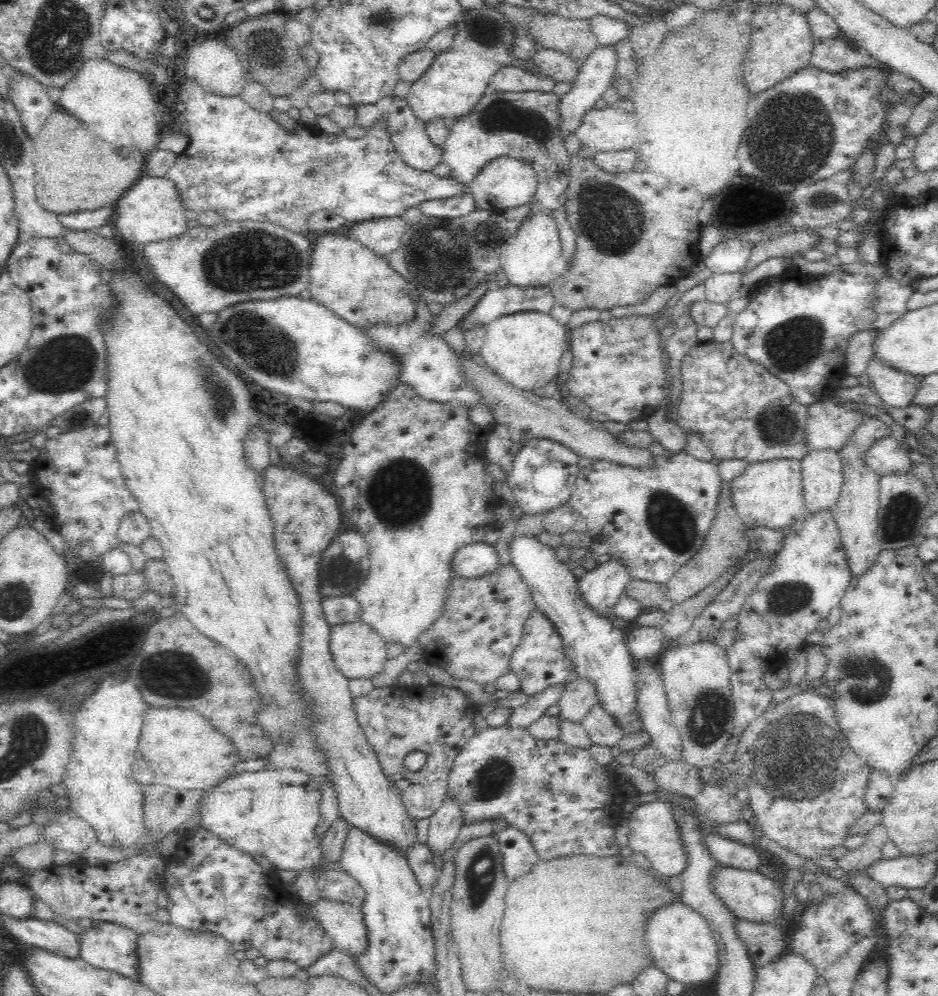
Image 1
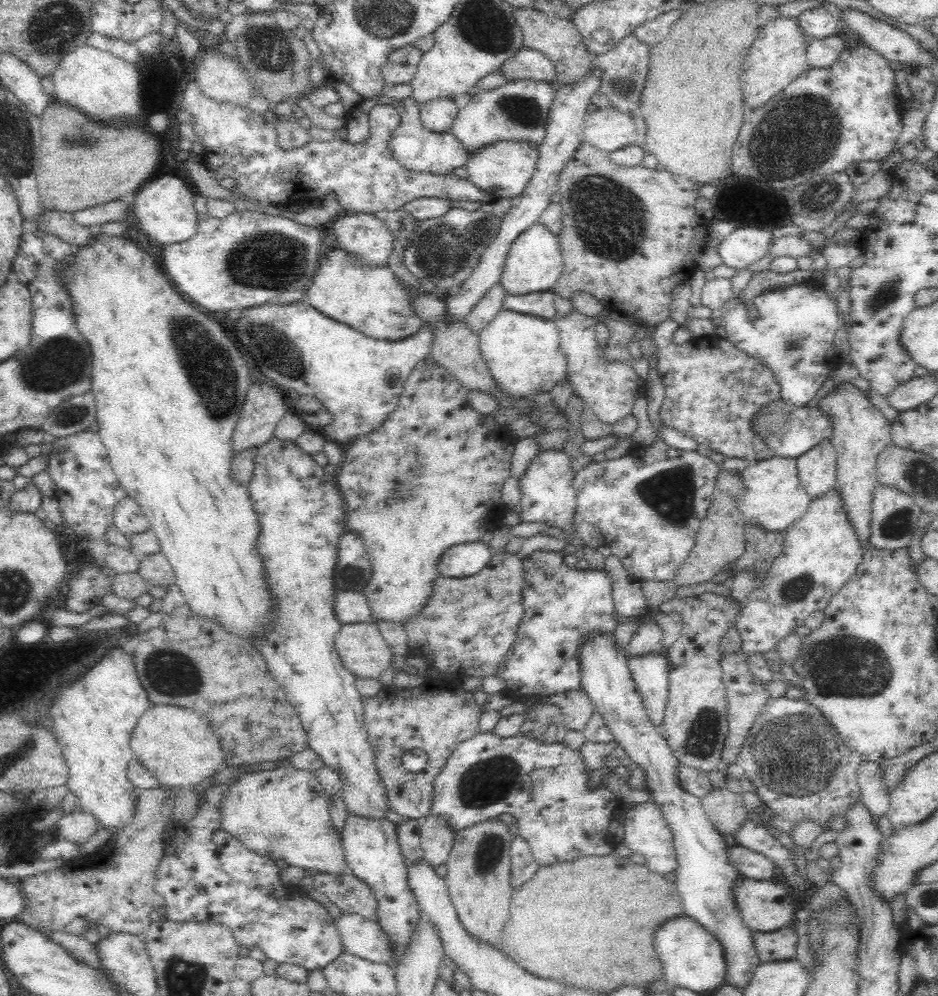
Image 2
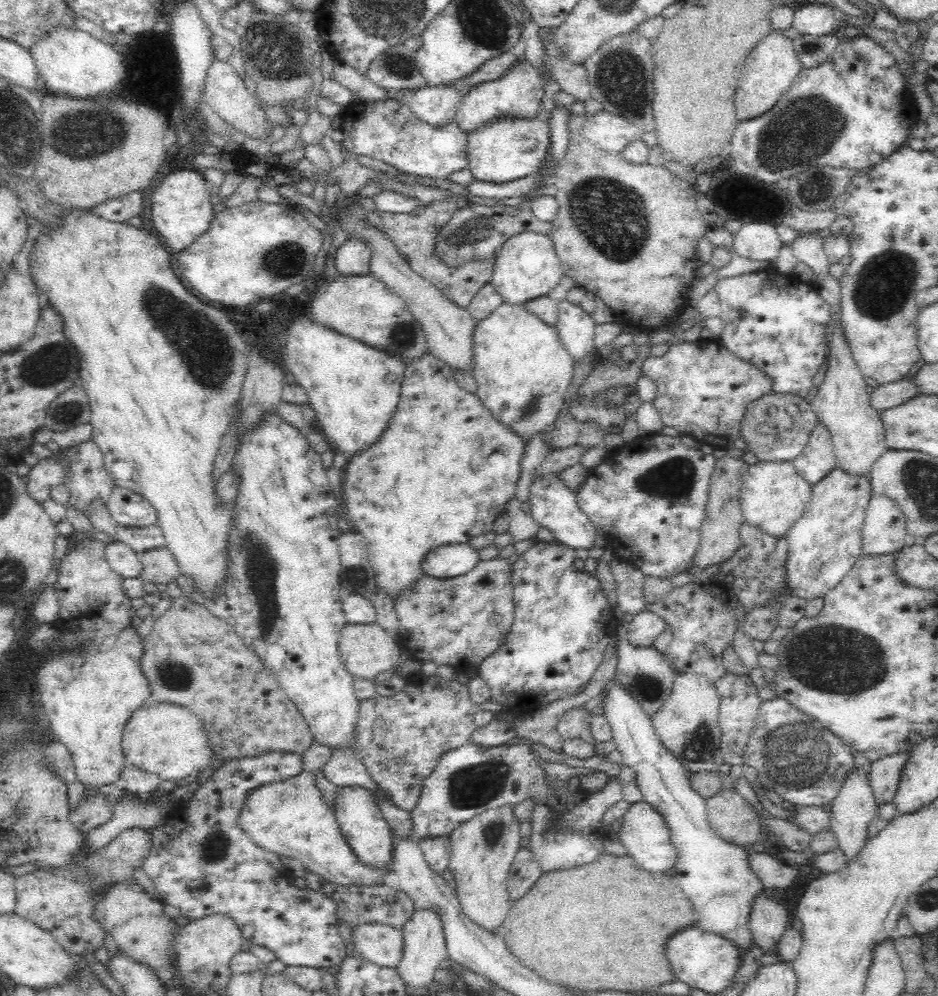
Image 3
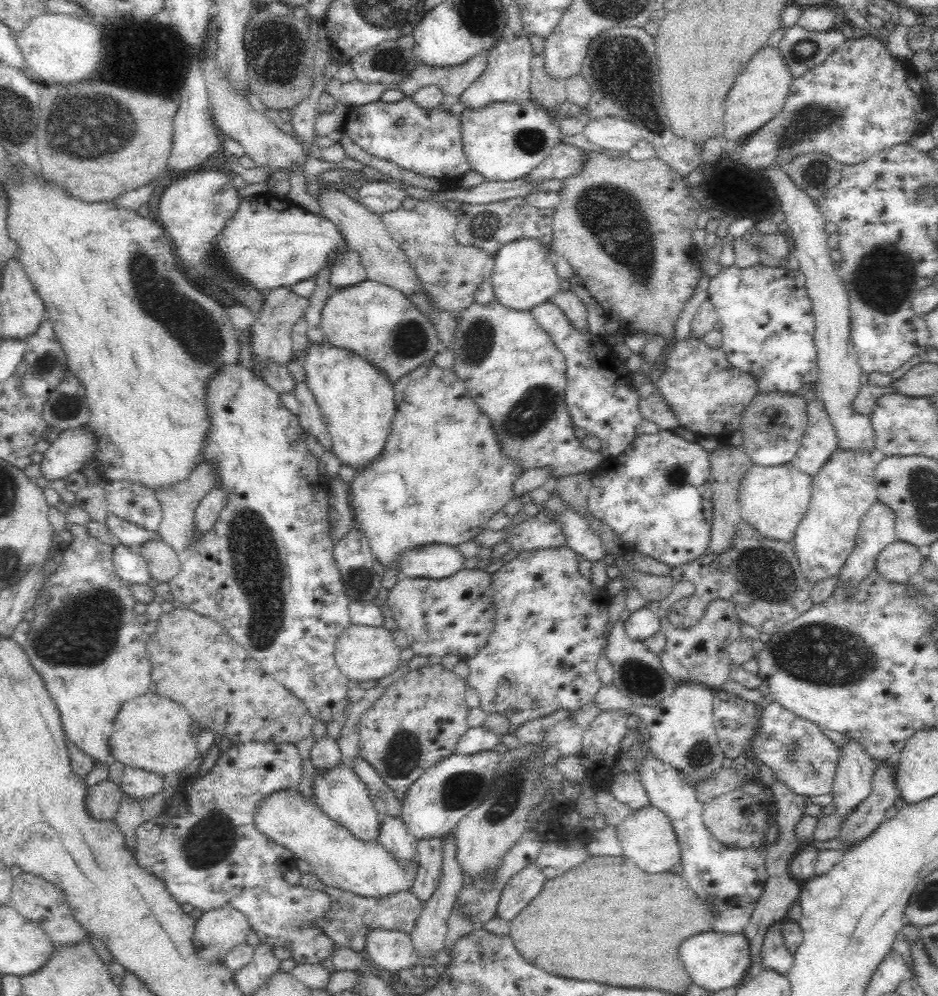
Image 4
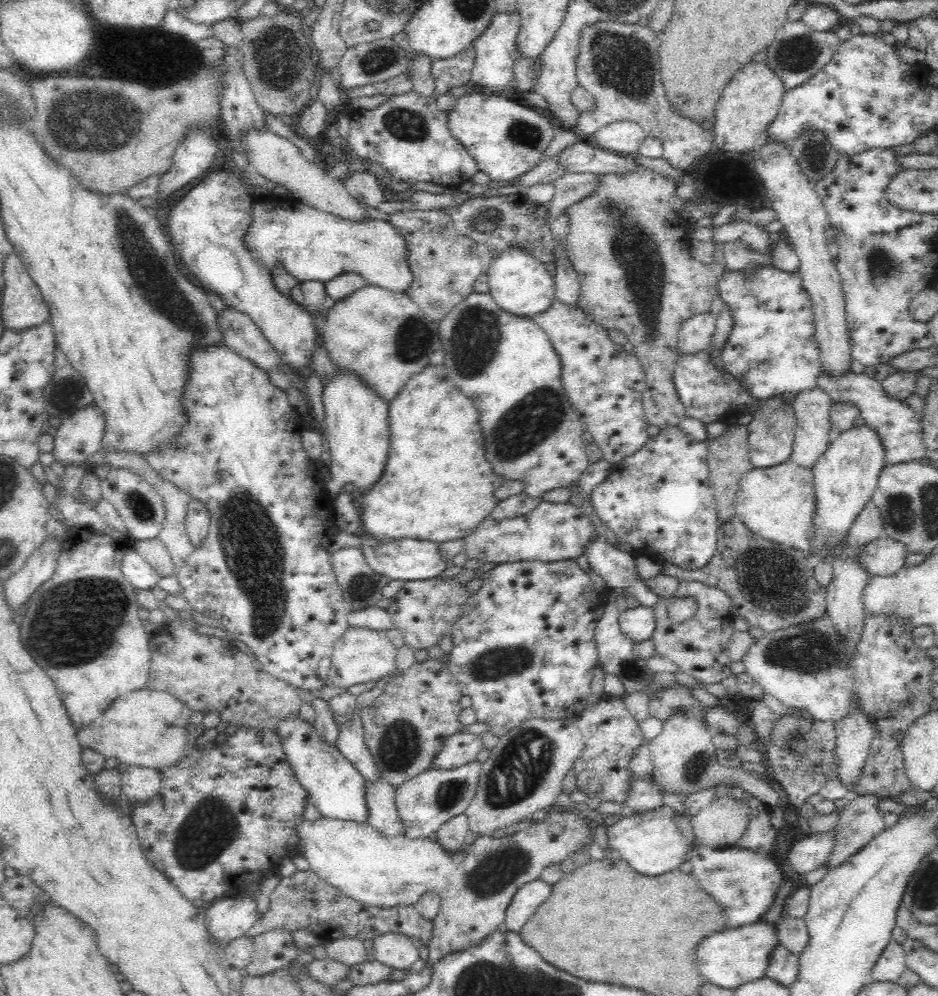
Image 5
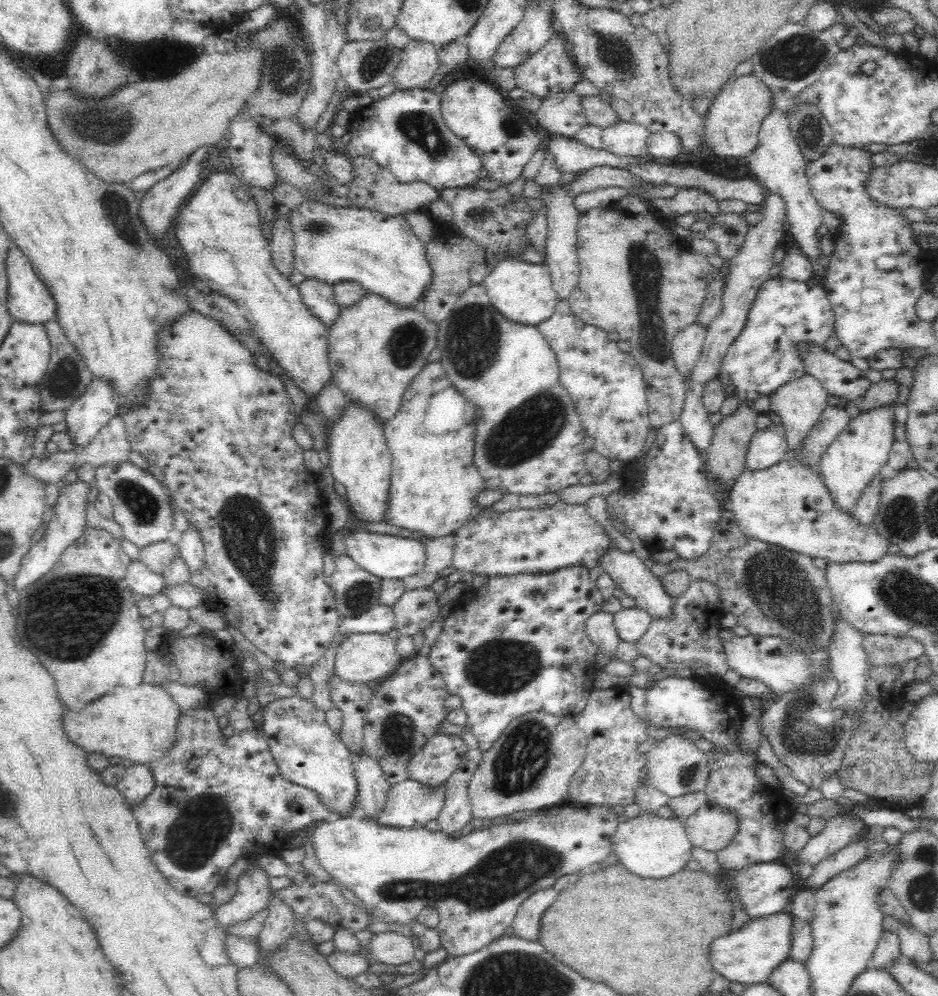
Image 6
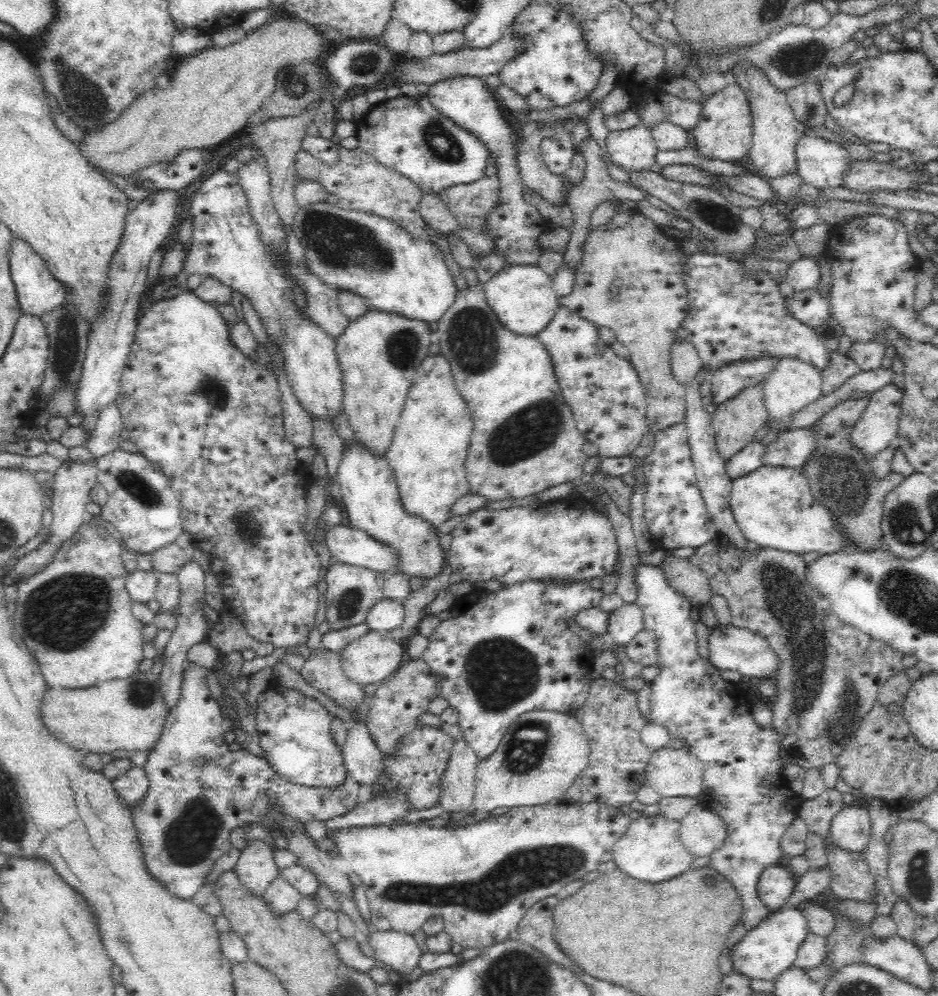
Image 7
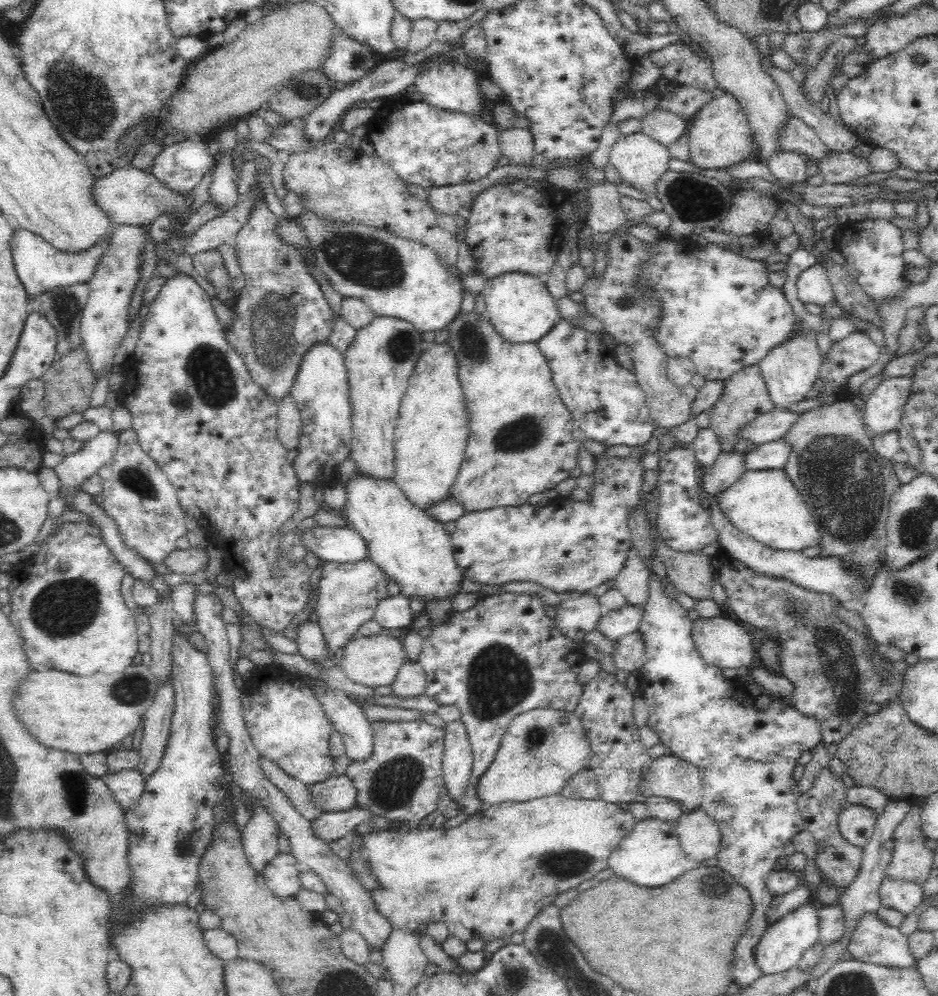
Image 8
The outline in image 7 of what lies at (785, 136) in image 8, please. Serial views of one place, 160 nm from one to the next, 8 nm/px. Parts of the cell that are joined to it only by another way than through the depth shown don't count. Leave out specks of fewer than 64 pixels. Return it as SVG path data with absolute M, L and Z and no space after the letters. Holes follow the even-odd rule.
M802 135L797 142L797 173L804 183L818 189L825 194L826 189L845 187L845 172L849 171L851 160L848 149L836 142L825 140L822 137Z

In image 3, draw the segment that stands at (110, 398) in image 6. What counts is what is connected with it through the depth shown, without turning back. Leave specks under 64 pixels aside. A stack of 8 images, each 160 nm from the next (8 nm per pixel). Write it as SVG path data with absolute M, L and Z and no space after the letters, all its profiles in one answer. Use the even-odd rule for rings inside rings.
M60 458L40 459L39 464L32 467L25 478L28 495L42 504L44 500L50 498L51 489L62 483L66 470L67 464Z

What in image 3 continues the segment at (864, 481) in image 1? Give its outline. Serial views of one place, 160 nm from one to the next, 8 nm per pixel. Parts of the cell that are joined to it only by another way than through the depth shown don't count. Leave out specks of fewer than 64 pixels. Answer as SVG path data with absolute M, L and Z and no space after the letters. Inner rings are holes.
M836 328L832 337L827 341L827 346L830 346L828 353L828 370L822 384L817 388L818 392L811 401L811 407L817 414L820 424L824 425L830 431L832 446L836 458L836 467L840 468L847 474L859 476L859 478L869 479L873 465L876 463L885 451L888 451L889 446L886 442L886 429L881 419L882 410L874 408L870 404L870 387L858 368L856 361L852 358L852 351L844 338L842 328Z

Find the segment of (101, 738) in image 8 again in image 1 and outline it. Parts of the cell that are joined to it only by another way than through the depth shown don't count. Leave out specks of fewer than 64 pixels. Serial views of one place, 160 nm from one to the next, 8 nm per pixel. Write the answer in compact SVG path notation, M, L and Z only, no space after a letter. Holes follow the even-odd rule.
M150 708L144 718L137 750L154 771L156 782L178 790L198 789L204 793L230 776L235 765L241 761L234 743L228 737L214 729L201 714L184 708Z

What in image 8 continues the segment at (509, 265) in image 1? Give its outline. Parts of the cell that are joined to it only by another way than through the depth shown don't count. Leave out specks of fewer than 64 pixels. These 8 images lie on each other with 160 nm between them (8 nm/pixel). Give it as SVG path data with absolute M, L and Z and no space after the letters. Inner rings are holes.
M506 272L486 279L484 288L486 308L490 322L498 334L510 342L536 342L560 320L557 299L549 294L543 280L526 272Z

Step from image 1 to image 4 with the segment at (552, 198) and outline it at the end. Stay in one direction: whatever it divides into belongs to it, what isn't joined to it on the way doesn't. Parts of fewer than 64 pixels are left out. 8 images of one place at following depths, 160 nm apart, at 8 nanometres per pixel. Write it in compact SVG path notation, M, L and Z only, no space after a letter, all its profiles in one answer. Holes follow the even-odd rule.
M510 33L506 38L498 42L492 50L486 52L488 54L488 68L483 72L480 78L477 78L462 94L459 101L466 107L465 110L478 110L478 108L486 108L486 106L494 103L516 103L522 104L531 101L531 57L533 49L528 38L516 38Z

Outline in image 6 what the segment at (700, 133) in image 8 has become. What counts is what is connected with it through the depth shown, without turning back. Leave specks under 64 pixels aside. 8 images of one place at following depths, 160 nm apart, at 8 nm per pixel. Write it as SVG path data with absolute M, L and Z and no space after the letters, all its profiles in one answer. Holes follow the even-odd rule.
M753 72L732 76L712 99L710 109L703 118L704 146L710 148L720 158L747 156L758 146L760 127L762 122L772 114L772 108L774 108L773 92L761 78L754 76Z

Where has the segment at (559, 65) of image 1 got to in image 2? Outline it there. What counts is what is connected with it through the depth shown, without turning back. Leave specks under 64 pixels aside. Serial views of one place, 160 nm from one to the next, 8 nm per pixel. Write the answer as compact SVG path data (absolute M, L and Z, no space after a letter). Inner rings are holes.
M522 47L514 58L510 58L499 68L499 71L510 81L532 79L551 83L557 78L554 63L550 58L529 47Z

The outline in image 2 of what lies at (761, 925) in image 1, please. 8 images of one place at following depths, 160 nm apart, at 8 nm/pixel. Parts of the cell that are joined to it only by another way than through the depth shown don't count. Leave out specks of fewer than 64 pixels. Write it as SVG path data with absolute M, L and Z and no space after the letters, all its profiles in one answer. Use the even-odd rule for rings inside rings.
M794 926L780 928L773 932L754 931L752 939L761 963L796 959L798 936Z

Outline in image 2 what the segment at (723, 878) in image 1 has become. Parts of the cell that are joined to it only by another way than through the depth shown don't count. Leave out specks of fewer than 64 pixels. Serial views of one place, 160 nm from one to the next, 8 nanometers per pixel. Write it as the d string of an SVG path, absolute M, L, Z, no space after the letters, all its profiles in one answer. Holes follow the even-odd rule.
M741 875L732 891L734 891L738 913L752 932L773 932L780 928L794 926L794 906L790 894L782 883L773 880L754 880Z

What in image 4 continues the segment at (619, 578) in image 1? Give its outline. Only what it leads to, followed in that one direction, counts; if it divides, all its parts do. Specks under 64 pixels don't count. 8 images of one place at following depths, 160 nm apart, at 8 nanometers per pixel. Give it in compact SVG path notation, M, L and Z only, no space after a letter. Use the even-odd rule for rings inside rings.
M554 546L521 552L491 574L496 601L494 630L485 647L476 656L464 660L470 667L466 682L479 694L479 707L484 712L498 712L508 718L510 734L520 724L560 708L577 710L590 703L601 687L596 663L605 646L604 626L608 620L605 608L610 599L603 589L596 588L590 579L581 575L578 564L576 552L571 548Z

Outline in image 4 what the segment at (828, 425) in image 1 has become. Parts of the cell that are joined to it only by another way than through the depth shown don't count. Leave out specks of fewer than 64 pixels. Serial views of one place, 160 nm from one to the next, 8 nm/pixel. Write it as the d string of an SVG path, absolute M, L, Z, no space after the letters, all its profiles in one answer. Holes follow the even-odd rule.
M777 391L758 393L741 417L739 430L748 457L761 466L779 466L791 463L800 448L808 424L808 405L802 395Z

